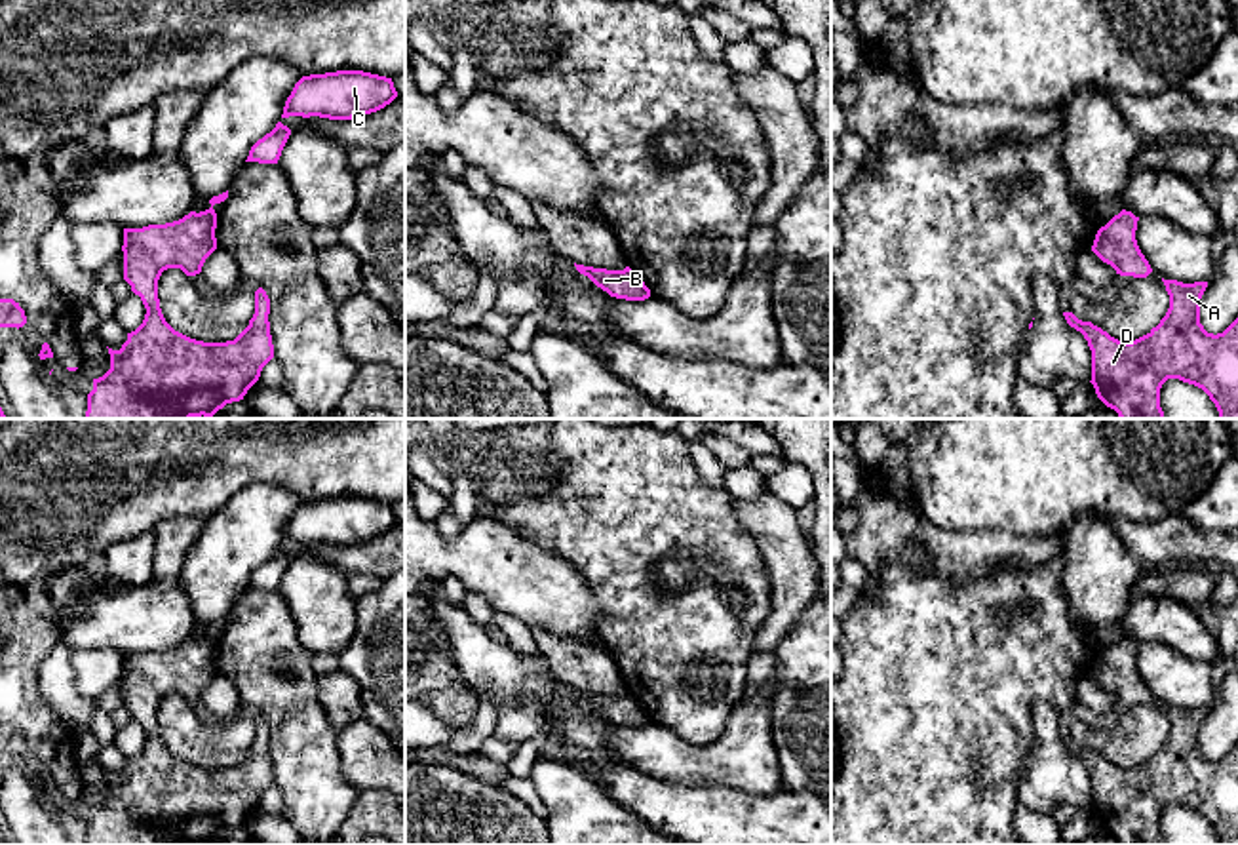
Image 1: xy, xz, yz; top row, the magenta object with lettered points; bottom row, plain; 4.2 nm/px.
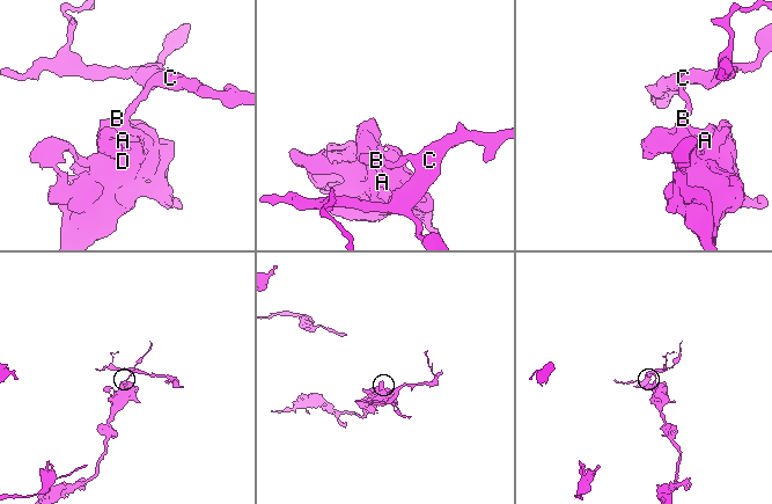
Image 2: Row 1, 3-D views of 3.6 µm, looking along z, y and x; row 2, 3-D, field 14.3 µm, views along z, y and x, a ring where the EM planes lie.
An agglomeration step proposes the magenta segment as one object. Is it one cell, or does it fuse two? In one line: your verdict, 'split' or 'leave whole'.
leave whole

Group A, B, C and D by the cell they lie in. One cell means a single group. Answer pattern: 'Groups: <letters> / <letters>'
Groups: A B C D

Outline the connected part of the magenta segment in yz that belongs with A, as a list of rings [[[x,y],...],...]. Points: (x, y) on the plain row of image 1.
[[[1164,706],[1170,735],[1147,761],[1122,769],[1092,748],[1063,738],[1067,750],[1080,757],[1092,776],[1092,811],[1097,824],[1120,845],[1166,845],[1160,815],[1168,805],[1202,815],[1219,837],[1219,845],[1238,845],[1238,744],[1223,759],[1208,759],[1200,750],[1200,725],[1208,708],[1183,710]]]

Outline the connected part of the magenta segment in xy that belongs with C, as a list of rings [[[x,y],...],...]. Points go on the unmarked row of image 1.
[[[363,497],[310,501],[295,510],[281,544],[352,546],[384,535],[396,523],[394,508],[386,502]]]

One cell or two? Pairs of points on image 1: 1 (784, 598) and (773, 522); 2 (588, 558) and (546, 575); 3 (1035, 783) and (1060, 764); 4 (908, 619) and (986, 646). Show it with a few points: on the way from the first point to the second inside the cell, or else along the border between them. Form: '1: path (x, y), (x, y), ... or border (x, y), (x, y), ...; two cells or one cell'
1: path (784, 579), (784, 547), (780, 541); one cell
2: border (558, 554), (582, 579), (596, 602); two cells
3: path (1041, 783), (1054, 769); one cell
4: path (927, 638), (934, 646), (967, 646); one cell

